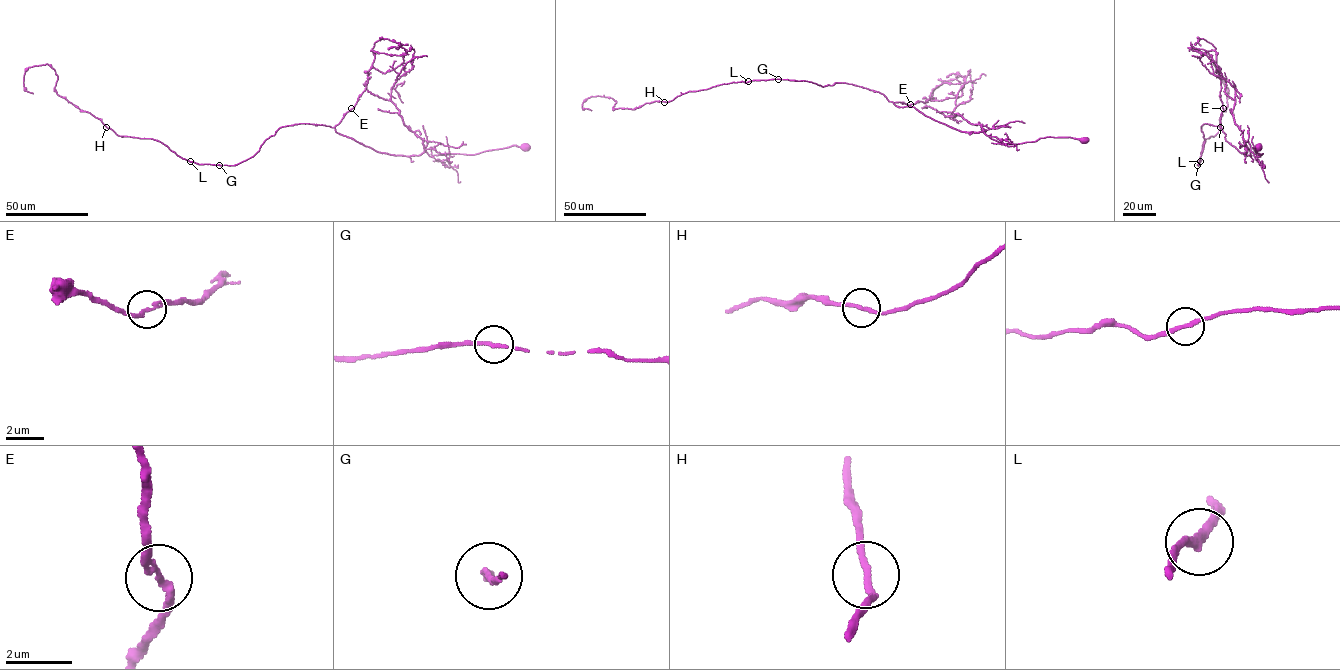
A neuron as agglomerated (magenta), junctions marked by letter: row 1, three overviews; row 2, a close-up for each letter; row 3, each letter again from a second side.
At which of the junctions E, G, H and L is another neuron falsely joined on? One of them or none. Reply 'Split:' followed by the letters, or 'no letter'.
Split: no letter

